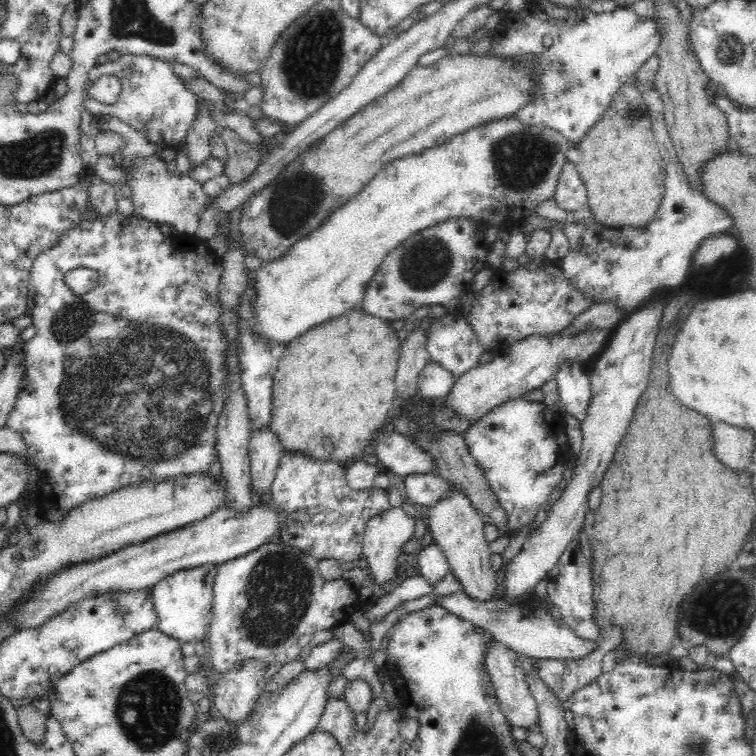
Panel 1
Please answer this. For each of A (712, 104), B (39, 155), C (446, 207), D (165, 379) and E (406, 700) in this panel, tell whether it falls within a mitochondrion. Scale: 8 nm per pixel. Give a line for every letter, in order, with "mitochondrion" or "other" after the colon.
A: other
B: mitochondrion
C: other
D: mitochondrion
E: other

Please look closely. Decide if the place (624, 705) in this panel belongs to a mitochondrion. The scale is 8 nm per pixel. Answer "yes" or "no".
no

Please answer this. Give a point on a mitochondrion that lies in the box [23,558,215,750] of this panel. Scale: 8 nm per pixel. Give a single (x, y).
(121, 609)

